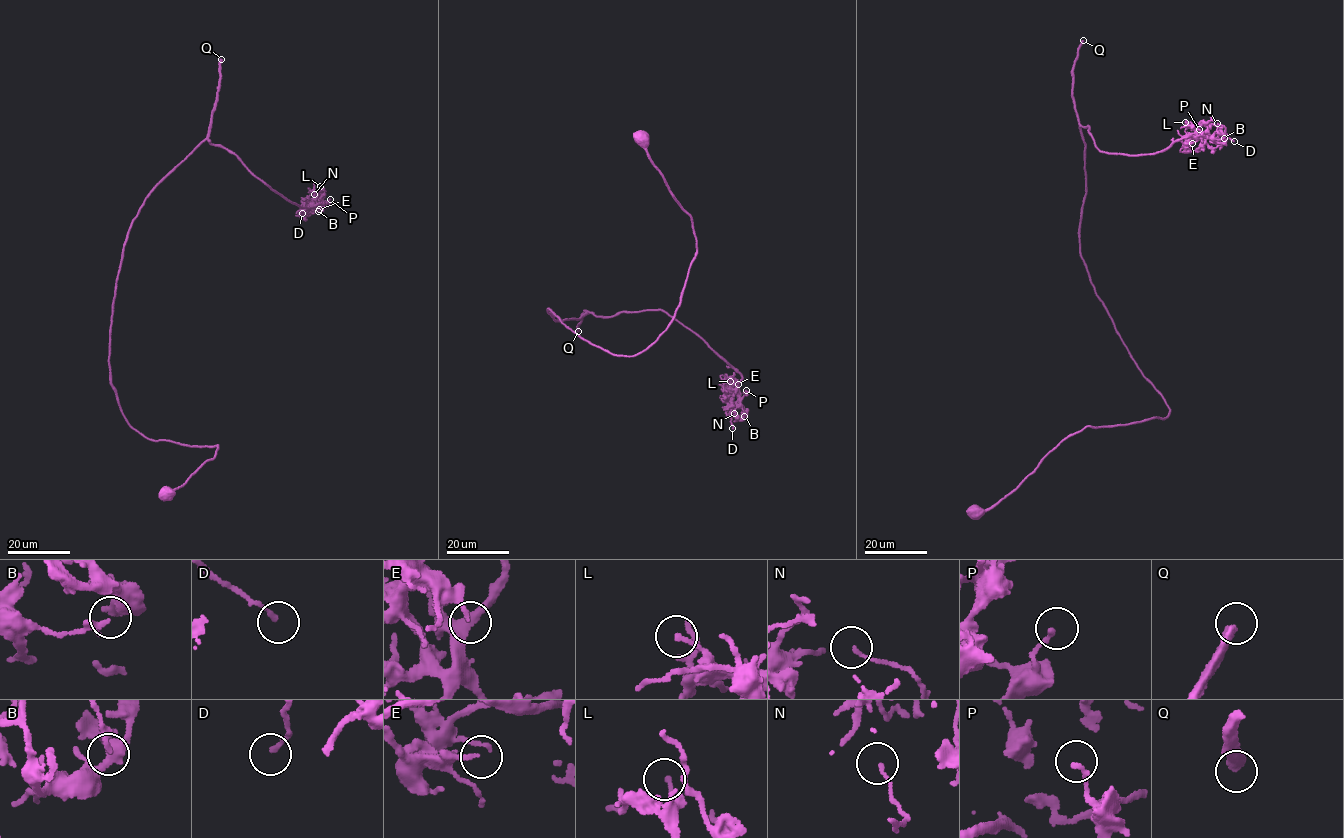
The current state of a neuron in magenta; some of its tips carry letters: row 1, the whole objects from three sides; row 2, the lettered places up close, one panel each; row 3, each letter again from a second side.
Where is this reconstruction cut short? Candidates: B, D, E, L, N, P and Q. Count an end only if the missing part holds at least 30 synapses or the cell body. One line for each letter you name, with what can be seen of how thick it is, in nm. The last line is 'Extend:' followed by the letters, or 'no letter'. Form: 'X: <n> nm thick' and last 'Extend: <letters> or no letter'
Q: 360 nm thick
Extend: Q

